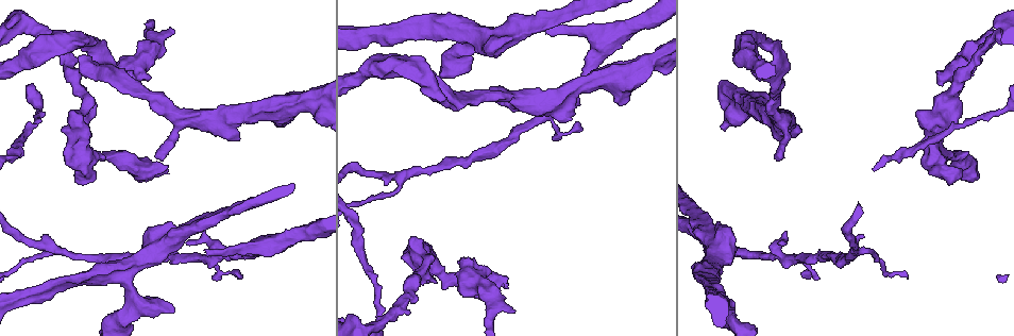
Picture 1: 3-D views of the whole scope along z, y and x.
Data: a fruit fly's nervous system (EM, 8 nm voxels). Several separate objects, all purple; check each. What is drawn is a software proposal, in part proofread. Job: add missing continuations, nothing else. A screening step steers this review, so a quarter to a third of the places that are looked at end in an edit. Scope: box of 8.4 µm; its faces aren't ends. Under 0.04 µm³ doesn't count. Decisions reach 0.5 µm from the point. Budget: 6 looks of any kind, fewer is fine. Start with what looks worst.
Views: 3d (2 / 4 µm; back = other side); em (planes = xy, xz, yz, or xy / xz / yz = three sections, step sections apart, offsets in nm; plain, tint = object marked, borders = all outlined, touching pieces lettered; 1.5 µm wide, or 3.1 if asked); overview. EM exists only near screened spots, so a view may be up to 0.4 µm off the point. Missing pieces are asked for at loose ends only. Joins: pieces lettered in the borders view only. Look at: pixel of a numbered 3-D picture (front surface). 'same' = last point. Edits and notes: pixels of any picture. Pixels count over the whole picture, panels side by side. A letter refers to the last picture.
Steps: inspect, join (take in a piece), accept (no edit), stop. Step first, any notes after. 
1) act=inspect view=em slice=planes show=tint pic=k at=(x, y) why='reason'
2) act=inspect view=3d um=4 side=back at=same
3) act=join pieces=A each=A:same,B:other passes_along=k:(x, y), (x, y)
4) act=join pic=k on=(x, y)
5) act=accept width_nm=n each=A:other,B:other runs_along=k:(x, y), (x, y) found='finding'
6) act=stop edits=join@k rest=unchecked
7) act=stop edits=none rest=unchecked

act=inspect view=em slice=planes show=borders pic=1 at=(512, 310) why='thick end'

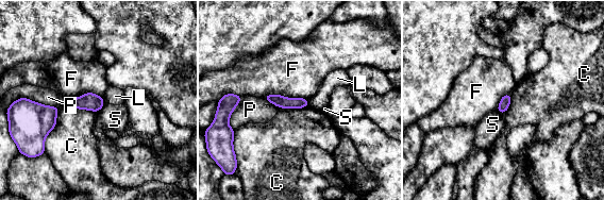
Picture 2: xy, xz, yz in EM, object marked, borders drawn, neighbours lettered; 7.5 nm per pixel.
act=accept each=C:other,F:other,L:other,P:other,S:other runs_along=2:(268, 97), (283, 102), (305, 102) found='none of them fits'

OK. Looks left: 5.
act=inspect view=em slice=yz step=8 show=borders pic=1 at=(781, 157) why='an open end'

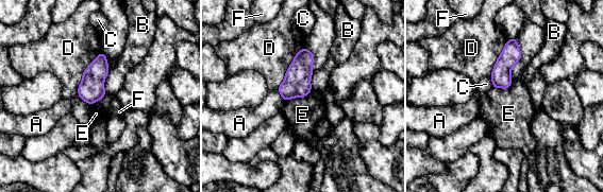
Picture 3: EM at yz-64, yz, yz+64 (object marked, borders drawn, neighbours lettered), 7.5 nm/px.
act=inspect view=em slice=planes show=borders at=same

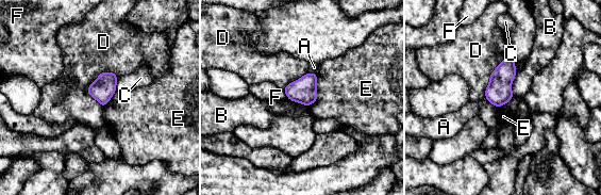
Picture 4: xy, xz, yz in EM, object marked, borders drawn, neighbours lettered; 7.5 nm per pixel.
act=accept width_nm=180 each=A:other,B:other,C:other,D:other,E:other,F:other border=4:(283, 90), (289, 99), (302, 103) found='no lettered piece goes on from it'

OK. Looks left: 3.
act=inspect view=em slice=planes show=borders pic=1 at=(173, 310) why='free end'

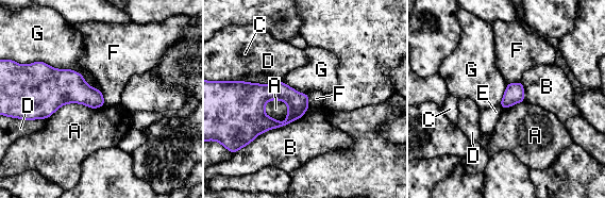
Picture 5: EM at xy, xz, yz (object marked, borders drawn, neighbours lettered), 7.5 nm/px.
act=accept longest_contact=G:550nm each=A:other,B:other,C:other,D:other,E:other,F:other,G:other border=5:(101, 92), (104, 104) found='no lettered piece goes on from it'

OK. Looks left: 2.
act=stop edits=none rest=unchecked

